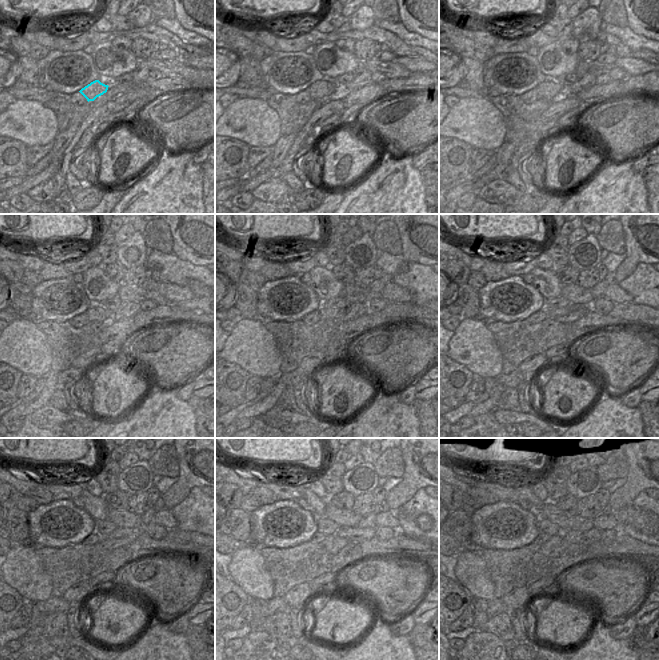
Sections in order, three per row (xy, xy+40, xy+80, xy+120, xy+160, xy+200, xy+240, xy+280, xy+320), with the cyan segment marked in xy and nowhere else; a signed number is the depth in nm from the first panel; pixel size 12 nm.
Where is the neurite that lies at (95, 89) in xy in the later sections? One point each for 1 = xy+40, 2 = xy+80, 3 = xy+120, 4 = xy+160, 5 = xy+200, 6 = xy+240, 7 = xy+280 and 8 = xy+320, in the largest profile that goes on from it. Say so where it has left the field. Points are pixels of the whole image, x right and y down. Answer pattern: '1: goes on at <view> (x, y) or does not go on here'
1: goes on at xy+40 (321, 90)
2: goes on at xy+80 (550, 90)
3: goes on at xy+120 (100, 313)
4: goes on at xy+160 (326, 313)
5: goes on at xy+200 (554, 313)
6: goes on at xy+240 (120, 532)
7: goes on at xy+280 (356, 535)
8: goes on at xy+320 (574, 536)

